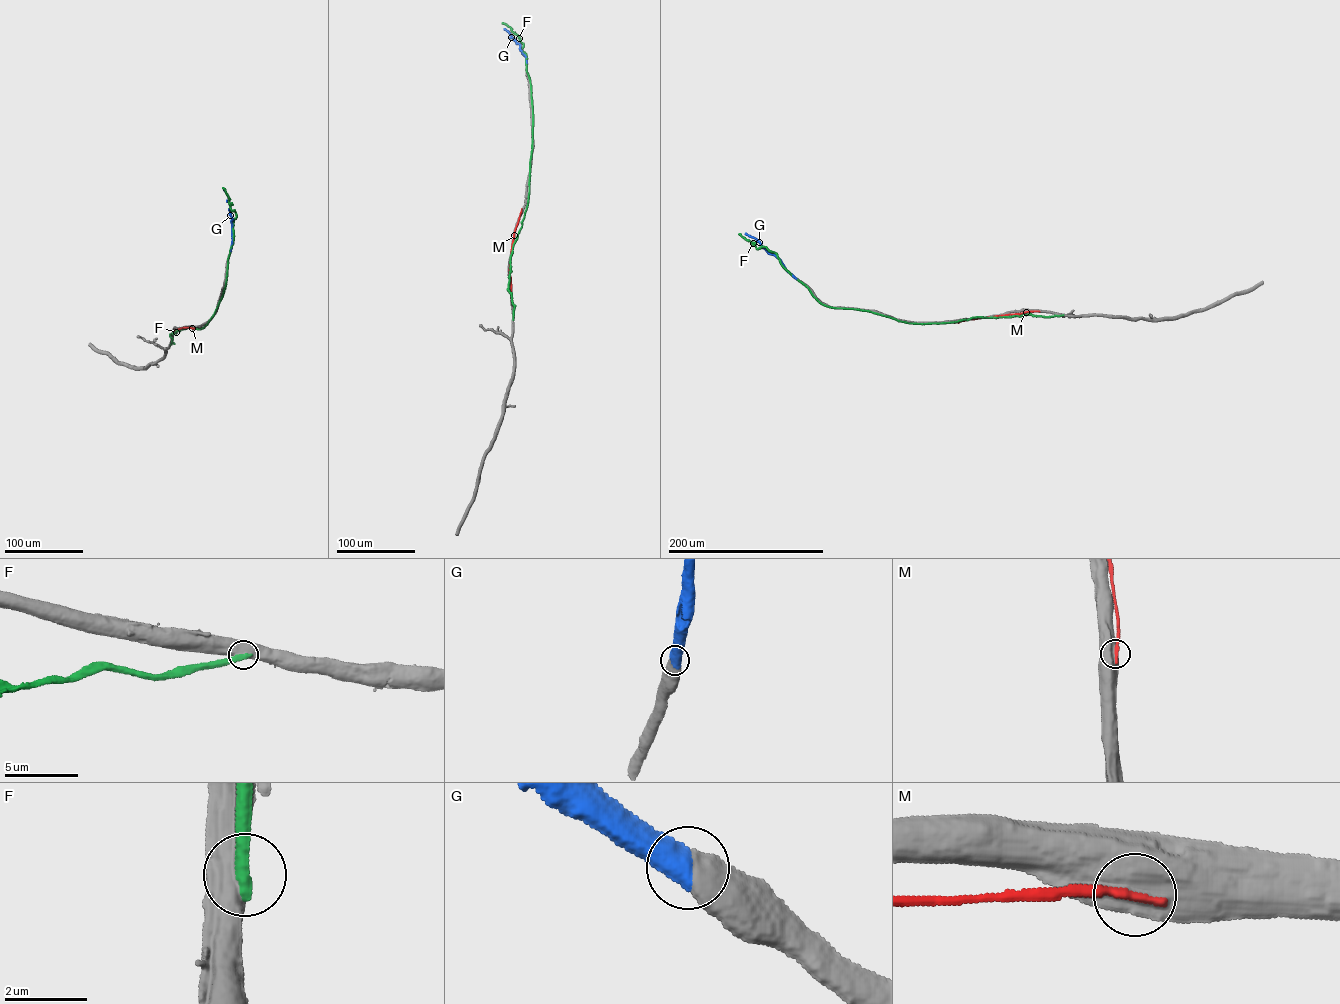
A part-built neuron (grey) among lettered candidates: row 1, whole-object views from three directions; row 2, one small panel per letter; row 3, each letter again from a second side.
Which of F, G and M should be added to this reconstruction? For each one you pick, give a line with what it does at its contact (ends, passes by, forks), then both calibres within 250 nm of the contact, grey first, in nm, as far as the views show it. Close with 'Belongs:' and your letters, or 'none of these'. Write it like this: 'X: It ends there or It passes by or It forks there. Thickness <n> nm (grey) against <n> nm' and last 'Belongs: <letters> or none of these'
G: It ends there. Thickness 800 nm (grey) against 750 nm
Belongs: G

